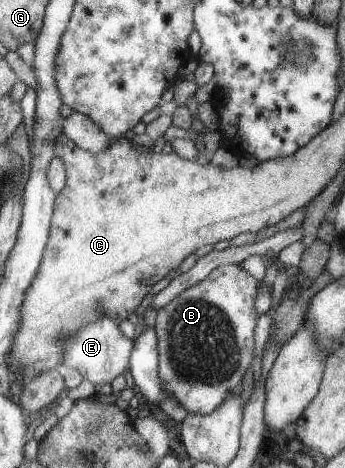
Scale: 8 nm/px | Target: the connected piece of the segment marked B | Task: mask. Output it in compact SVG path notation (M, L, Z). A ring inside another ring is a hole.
M221 265L158 310L153 329L158 338L159 378L168 397L173 396L188 413L212 413L242 383L241 379L253 361L255 325L259 319L257 311L253 315L253 295L257 297L259 285L257 279L241 265Z

